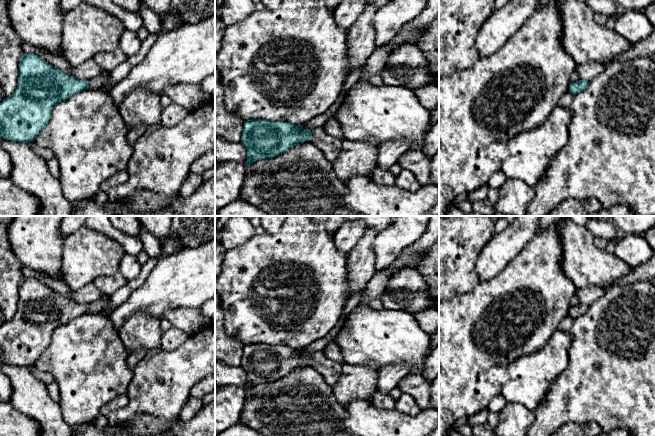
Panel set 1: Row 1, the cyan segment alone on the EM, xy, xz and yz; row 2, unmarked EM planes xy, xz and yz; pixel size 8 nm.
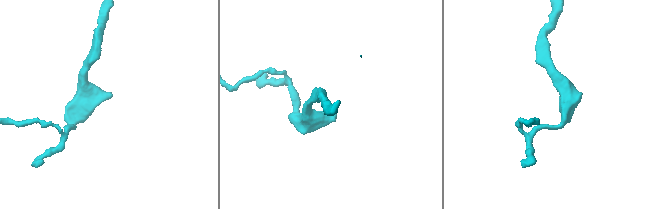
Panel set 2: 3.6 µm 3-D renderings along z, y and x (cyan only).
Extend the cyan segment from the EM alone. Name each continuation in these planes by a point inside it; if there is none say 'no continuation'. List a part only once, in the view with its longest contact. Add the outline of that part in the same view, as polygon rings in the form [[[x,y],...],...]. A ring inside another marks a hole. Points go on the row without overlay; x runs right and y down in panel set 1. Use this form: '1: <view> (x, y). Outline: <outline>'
1: xy (102, 305). Outline: [[[105,296],[95,302],[92,302],[89,306],[88,306],[88,310],[91,313],[103,313],[103,312],[107,312],[110,313],[113,309],[109,307],[109,297]]]

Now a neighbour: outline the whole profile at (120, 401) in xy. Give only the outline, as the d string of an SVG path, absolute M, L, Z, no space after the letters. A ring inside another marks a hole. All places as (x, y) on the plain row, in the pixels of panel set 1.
M127 394L119 395L114 399L112 399L109 403L105 404L100 409L100 414L107 416L110 412L125 407L128 404L128 402L129 402L129 398Z

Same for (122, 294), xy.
M150 257L148 261L142 265L141 272L137 278L128 281L123 287L119 288L109 297L109 307L115 309L124 303L134 290L144 284L158 261L159 257Z

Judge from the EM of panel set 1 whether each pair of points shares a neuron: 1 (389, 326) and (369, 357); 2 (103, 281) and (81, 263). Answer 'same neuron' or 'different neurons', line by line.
1: same neuron
2: different neurons

